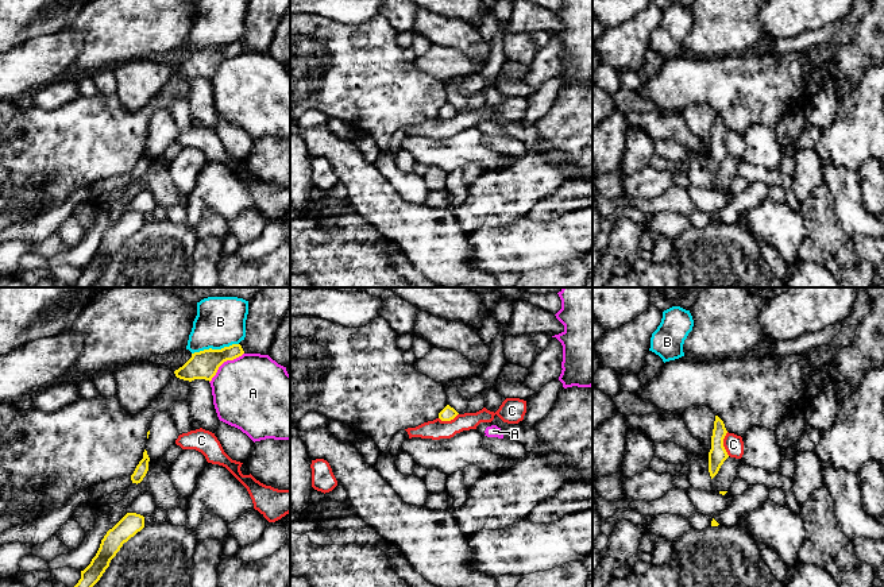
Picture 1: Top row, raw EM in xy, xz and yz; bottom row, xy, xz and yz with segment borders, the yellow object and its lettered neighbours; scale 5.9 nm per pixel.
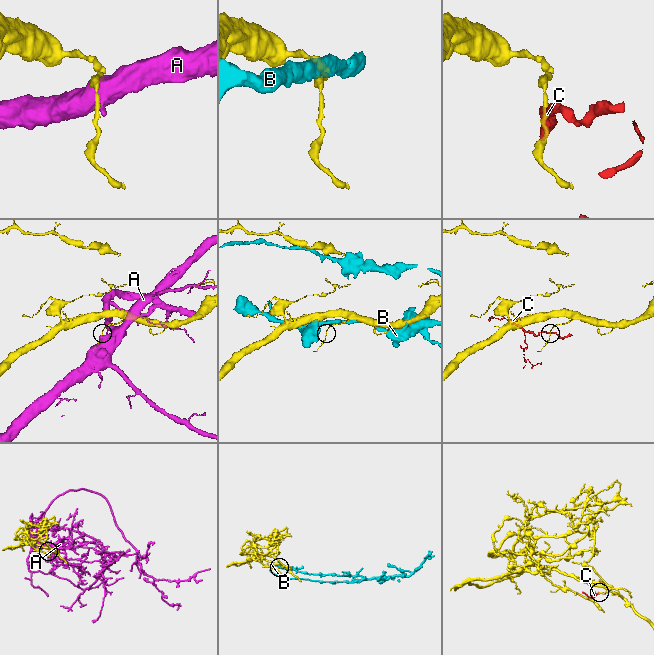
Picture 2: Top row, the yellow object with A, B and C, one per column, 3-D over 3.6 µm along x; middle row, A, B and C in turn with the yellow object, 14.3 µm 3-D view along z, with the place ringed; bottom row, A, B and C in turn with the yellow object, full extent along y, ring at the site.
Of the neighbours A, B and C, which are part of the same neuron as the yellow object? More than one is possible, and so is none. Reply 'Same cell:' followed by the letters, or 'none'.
Same cell: none

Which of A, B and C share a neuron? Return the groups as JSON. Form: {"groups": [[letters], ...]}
{"groups": [["A"], ["B"], ["C"]]}

